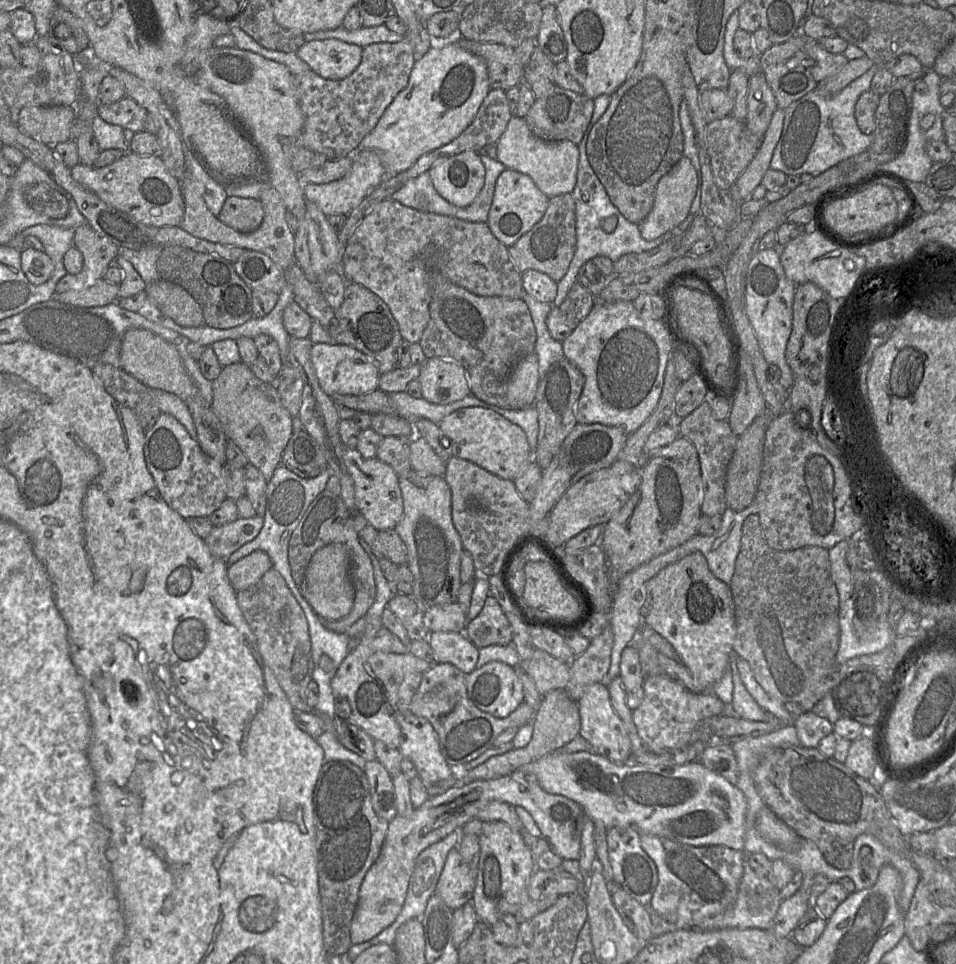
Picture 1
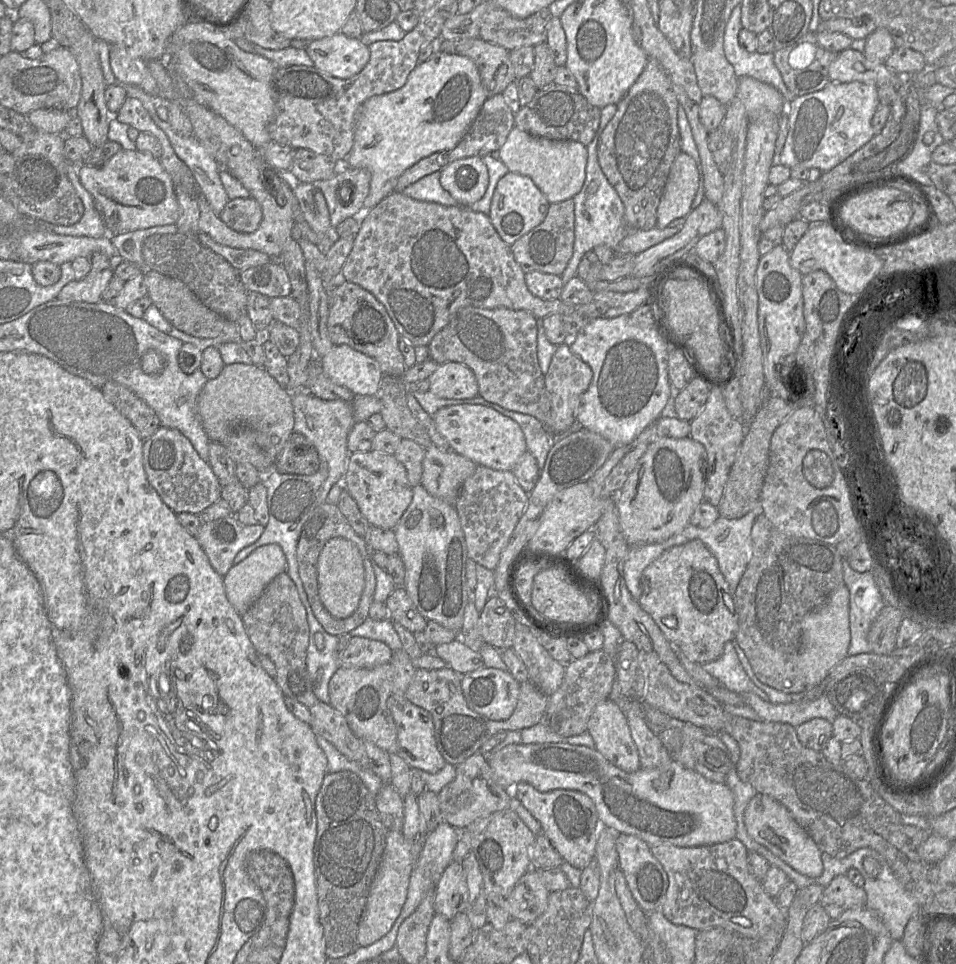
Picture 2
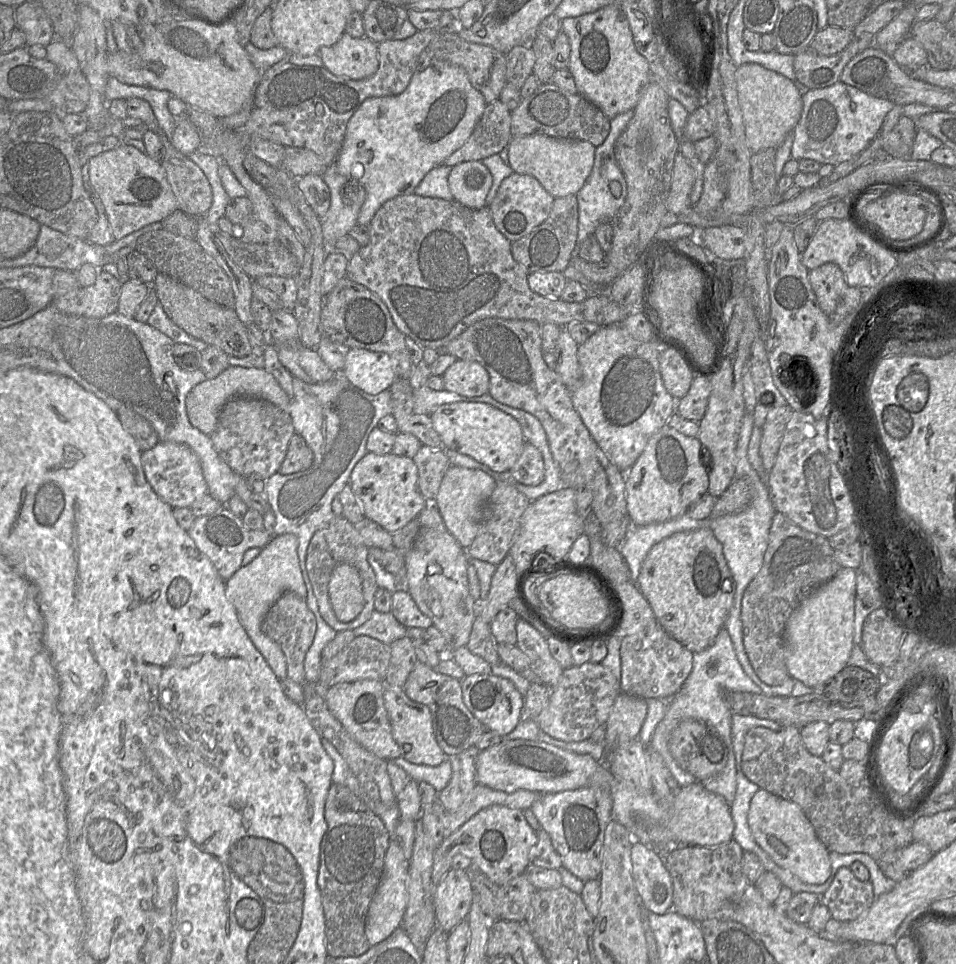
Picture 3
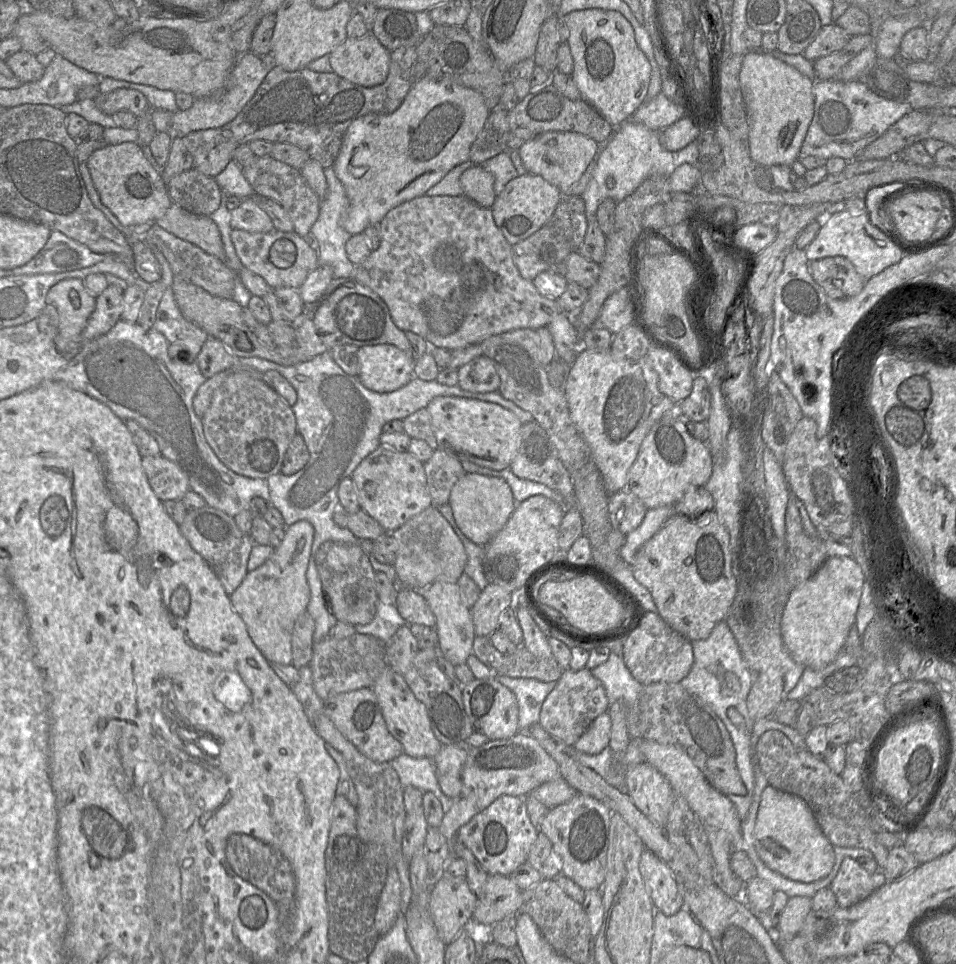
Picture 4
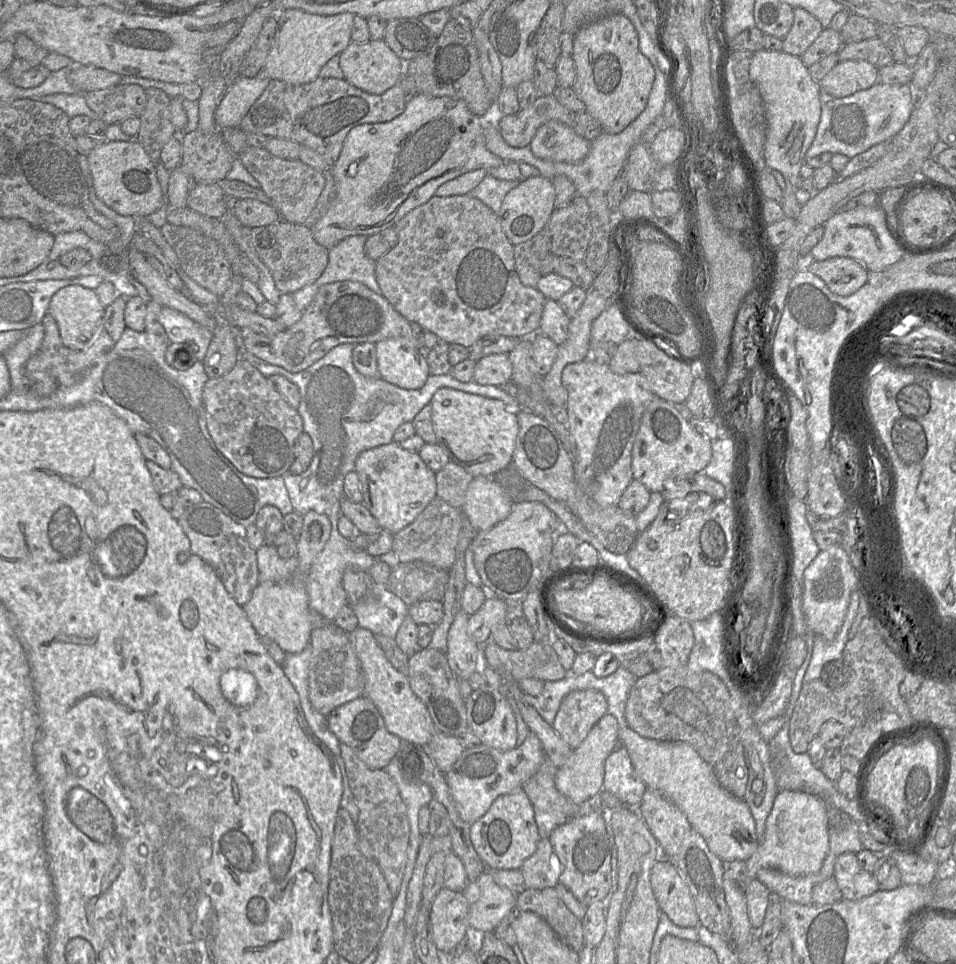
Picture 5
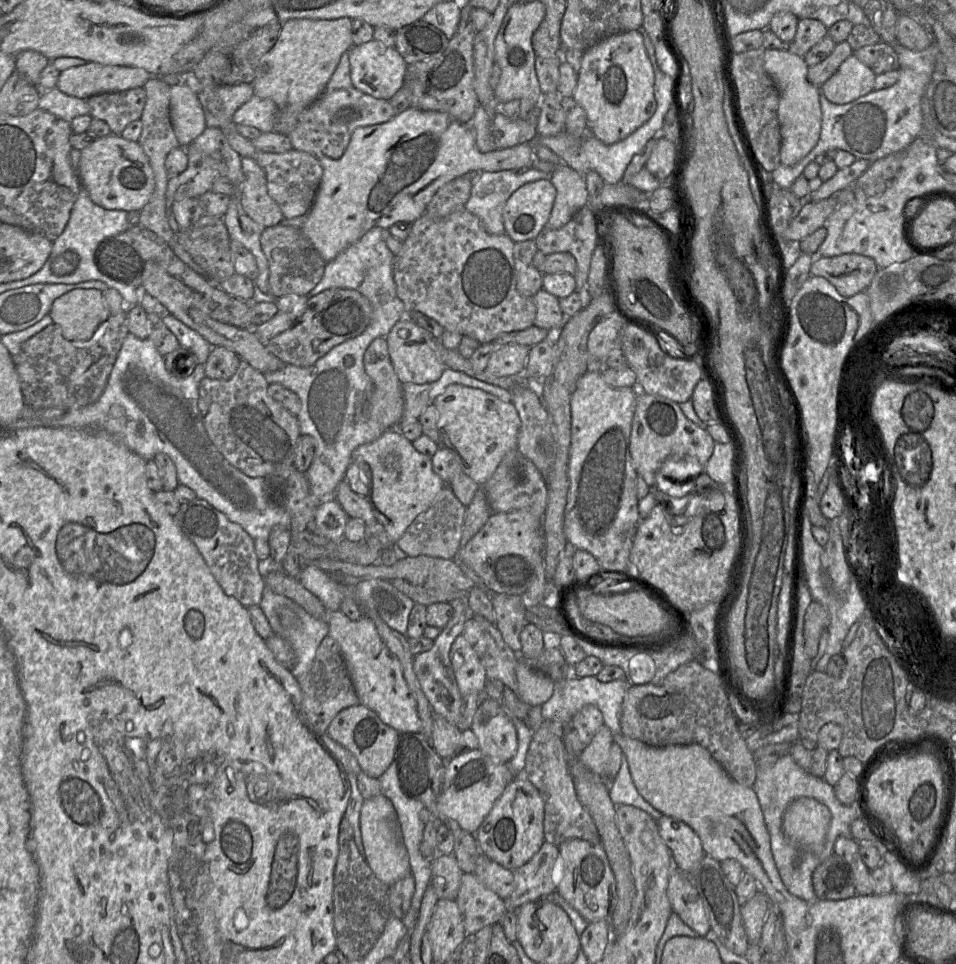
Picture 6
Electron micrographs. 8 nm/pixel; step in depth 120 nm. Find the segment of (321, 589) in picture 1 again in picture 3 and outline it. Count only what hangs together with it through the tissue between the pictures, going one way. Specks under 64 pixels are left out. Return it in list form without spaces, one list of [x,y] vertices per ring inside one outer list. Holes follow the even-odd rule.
[[[346,563],[337,564],[328,584],[328,595],[339,621],[354,620],[364,606],[362,580],[357,569]]]

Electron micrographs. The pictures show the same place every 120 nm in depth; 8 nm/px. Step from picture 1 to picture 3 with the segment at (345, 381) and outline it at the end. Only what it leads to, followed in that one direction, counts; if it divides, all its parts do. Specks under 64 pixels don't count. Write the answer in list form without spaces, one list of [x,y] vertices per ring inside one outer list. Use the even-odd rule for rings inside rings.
[[[350,348],[342,372],[349,382],[370,395],[389,389],[397,379],[389,355],[360,348]]]

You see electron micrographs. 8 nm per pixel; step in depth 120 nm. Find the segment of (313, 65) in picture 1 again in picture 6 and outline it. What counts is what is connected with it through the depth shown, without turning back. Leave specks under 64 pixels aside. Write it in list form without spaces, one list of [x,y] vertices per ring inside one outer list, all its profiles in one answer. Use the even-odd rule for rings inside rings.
[[[372,39],[361,45],[353,45],[347,52],[352,87],[374,98],[390,100],[403,86],[408,64],[394,47]]]

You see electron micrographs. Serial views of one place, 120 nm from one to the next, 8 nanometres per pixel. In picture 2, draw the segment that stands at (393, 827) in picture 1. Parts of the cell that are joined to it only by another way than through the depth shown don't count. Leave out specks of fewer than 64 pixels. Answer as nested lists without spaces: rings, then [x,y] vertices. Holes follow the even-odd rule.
[[[518,783],[510,790],[518,800],[539,821],[542,833],[562,856],[564,861],[583,870],[595,858],[600,820],[592,799],[575,790],[555,789],[540,792],[528,783]],[[388,831],[382,858],[370,885],[365,908],[359,921],[357,942],[360,946],[373,944],[391,930],[406,900],[414,863],[410,845],[402,832]]]

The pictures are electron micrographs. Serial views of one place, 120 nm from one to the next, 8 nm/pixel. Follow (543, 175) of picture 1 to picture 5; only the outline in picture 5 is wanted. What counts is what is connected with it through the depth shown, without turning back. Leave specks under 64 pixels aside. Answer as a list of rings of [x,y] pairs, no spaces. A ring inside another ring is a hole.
[[[551,120],[538,128],[529,147],[543,160],[578,163],[589,153],[590,142],[562,122]]]

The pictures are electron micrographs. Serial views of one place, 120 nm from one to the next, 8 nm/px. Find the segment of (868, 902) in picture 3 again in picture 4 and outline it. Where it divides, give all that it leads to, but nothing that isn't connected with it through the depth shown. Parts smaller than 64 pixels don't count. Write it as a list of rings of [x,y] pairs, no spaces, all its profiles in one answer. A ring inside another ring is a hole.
[[[846,857],[843,859],[840,869],[832,881],[830,888],[836,895],[837,905],[841,908],[849,908],[868,898],[887,882],[884,870],[880,869],[879,865],[878,870],[875,873],[870,874],[859,865],[857,859]]]

